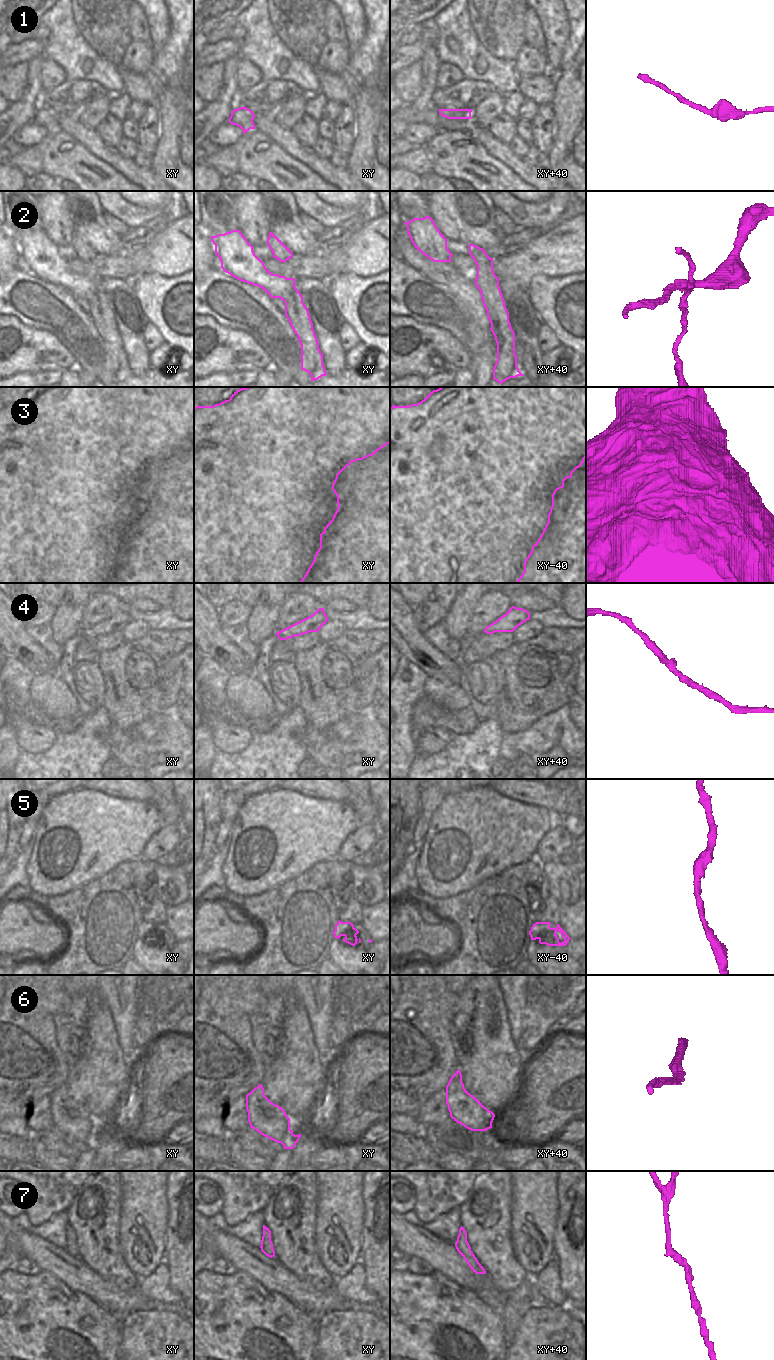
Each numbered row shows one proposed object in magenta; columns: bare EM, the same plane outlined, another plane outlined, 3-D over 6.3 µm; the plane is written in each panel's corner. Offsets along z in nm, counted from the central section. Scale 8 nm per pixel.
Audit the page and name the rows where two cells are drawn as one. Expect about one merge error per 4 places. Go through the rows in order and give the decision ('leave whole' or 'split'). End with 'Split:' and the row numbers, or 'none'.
1: leave whole
2: split
3: leave whole
4: leave whole
5: leave whole
6: leave whole
7: leave whole
Split: 2

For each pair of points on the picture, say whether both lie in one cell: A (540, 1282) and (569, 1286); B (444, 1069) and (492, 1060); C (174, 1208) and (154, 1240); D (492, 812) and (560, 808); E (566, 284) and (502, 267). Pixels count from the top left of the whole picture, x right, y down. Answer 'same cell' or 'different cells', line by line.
A: different cells
B: different cells
C: different cells
D: different cells
E: different cells

